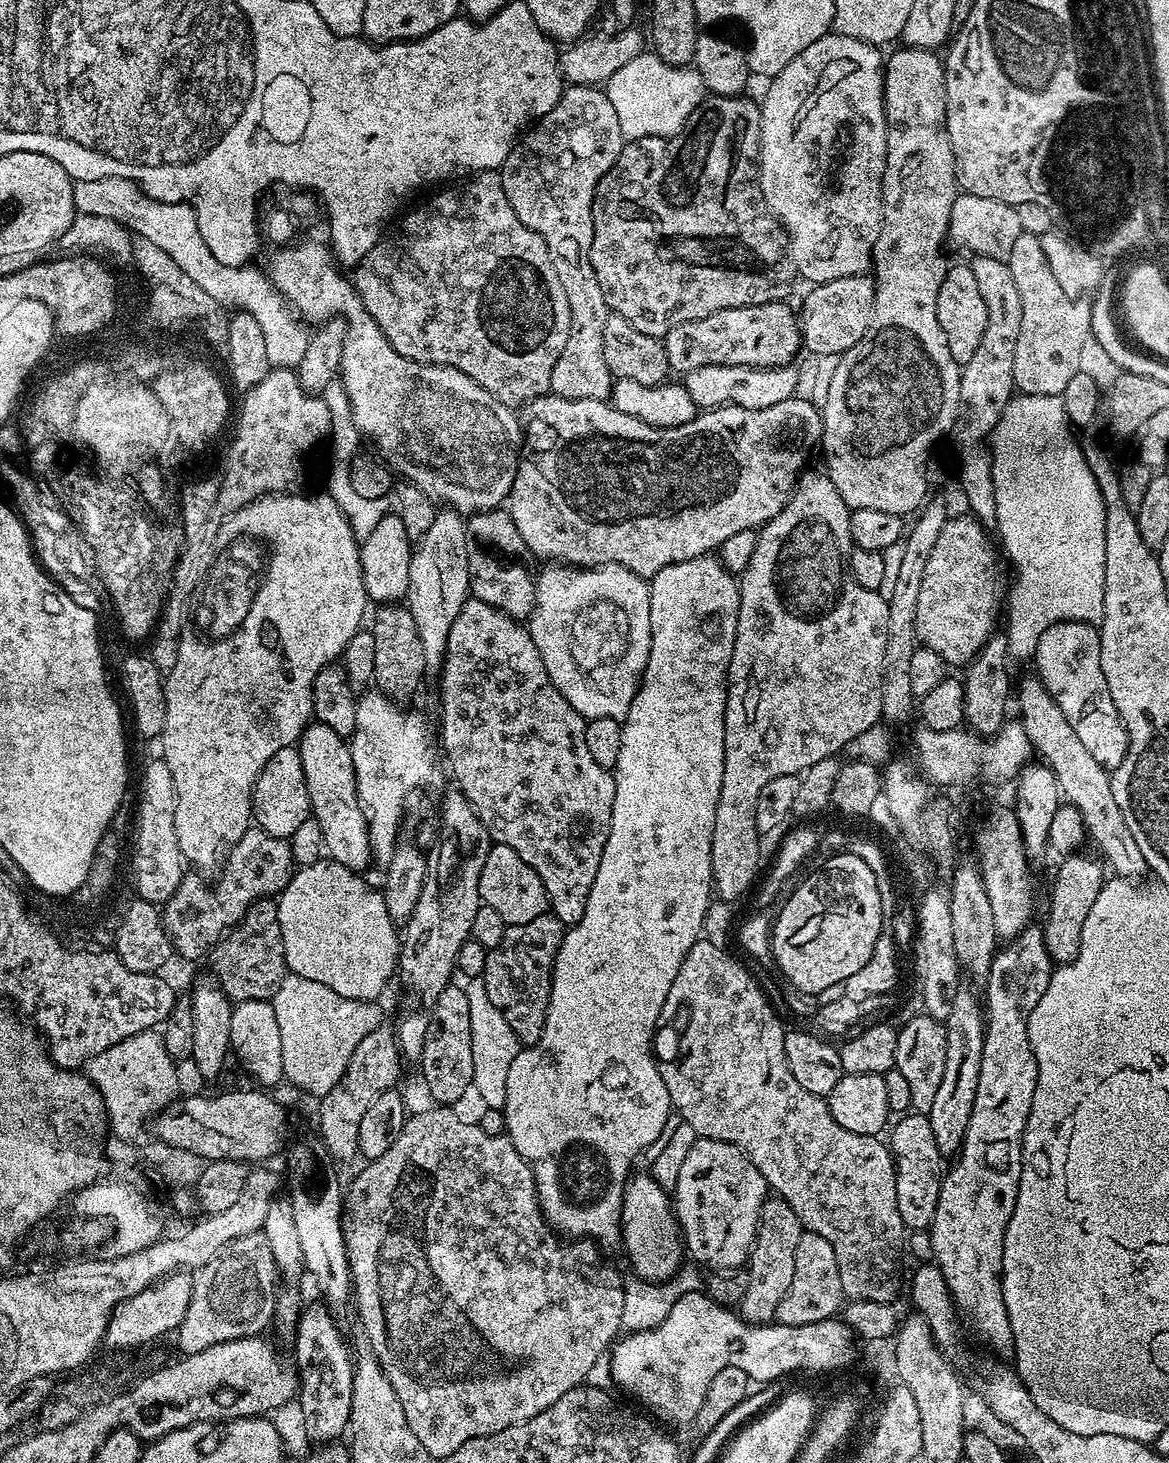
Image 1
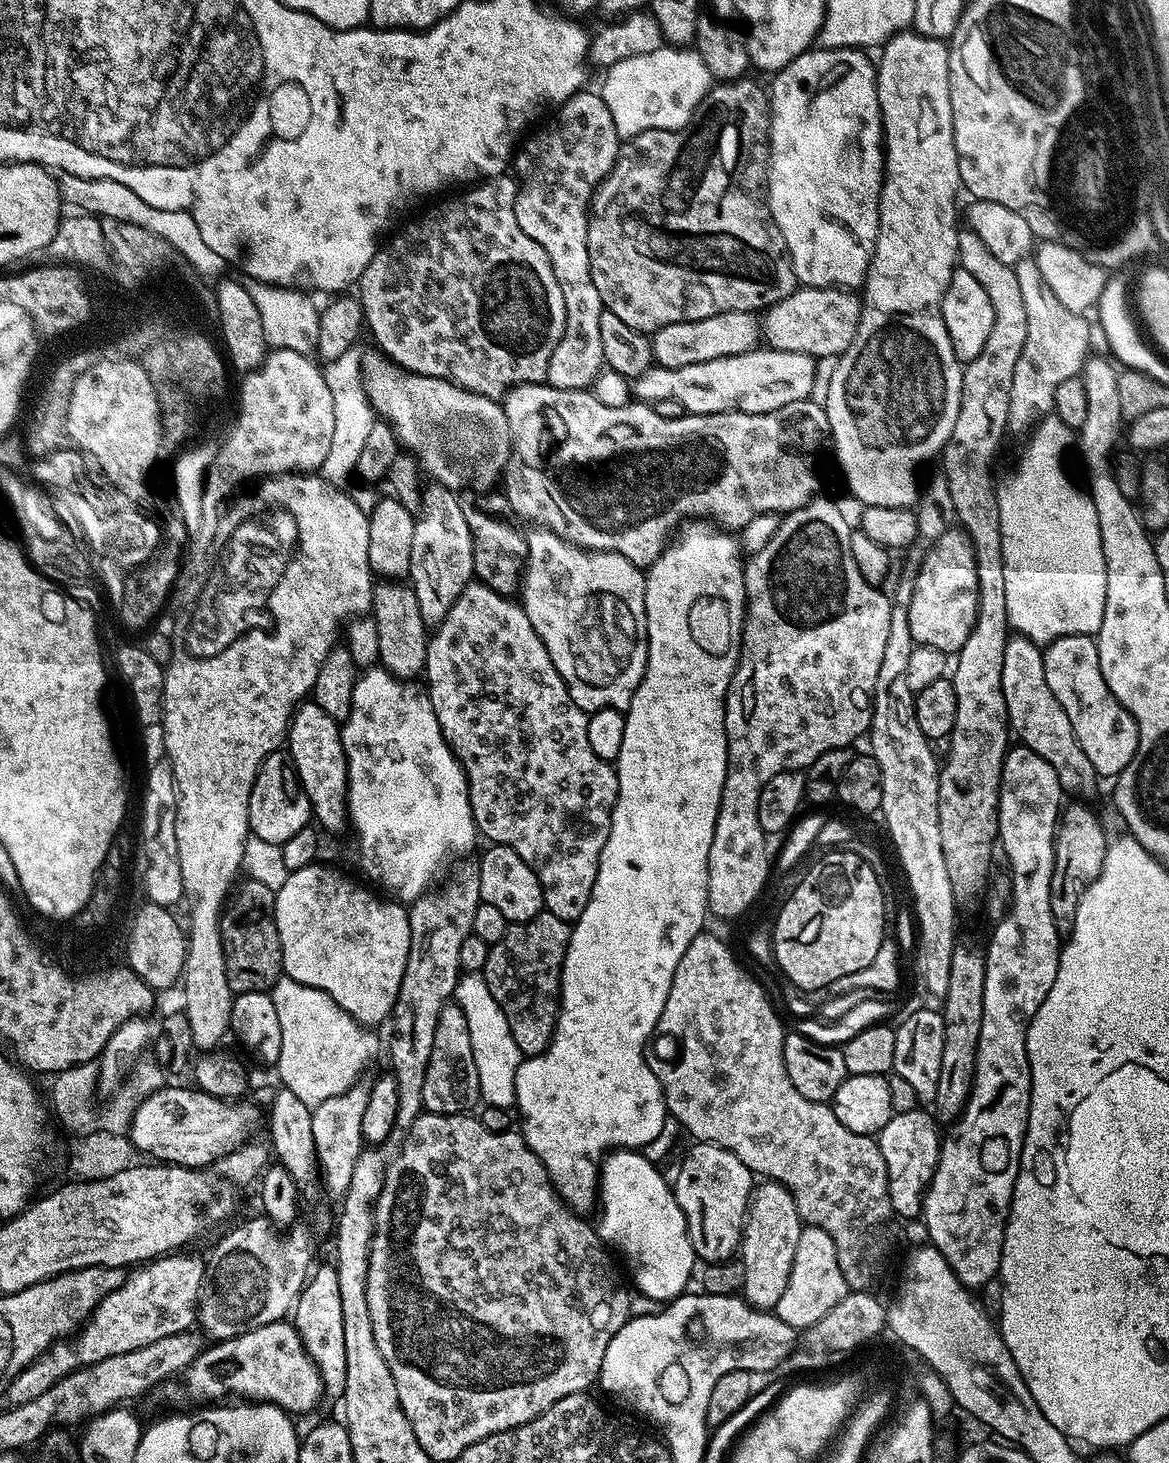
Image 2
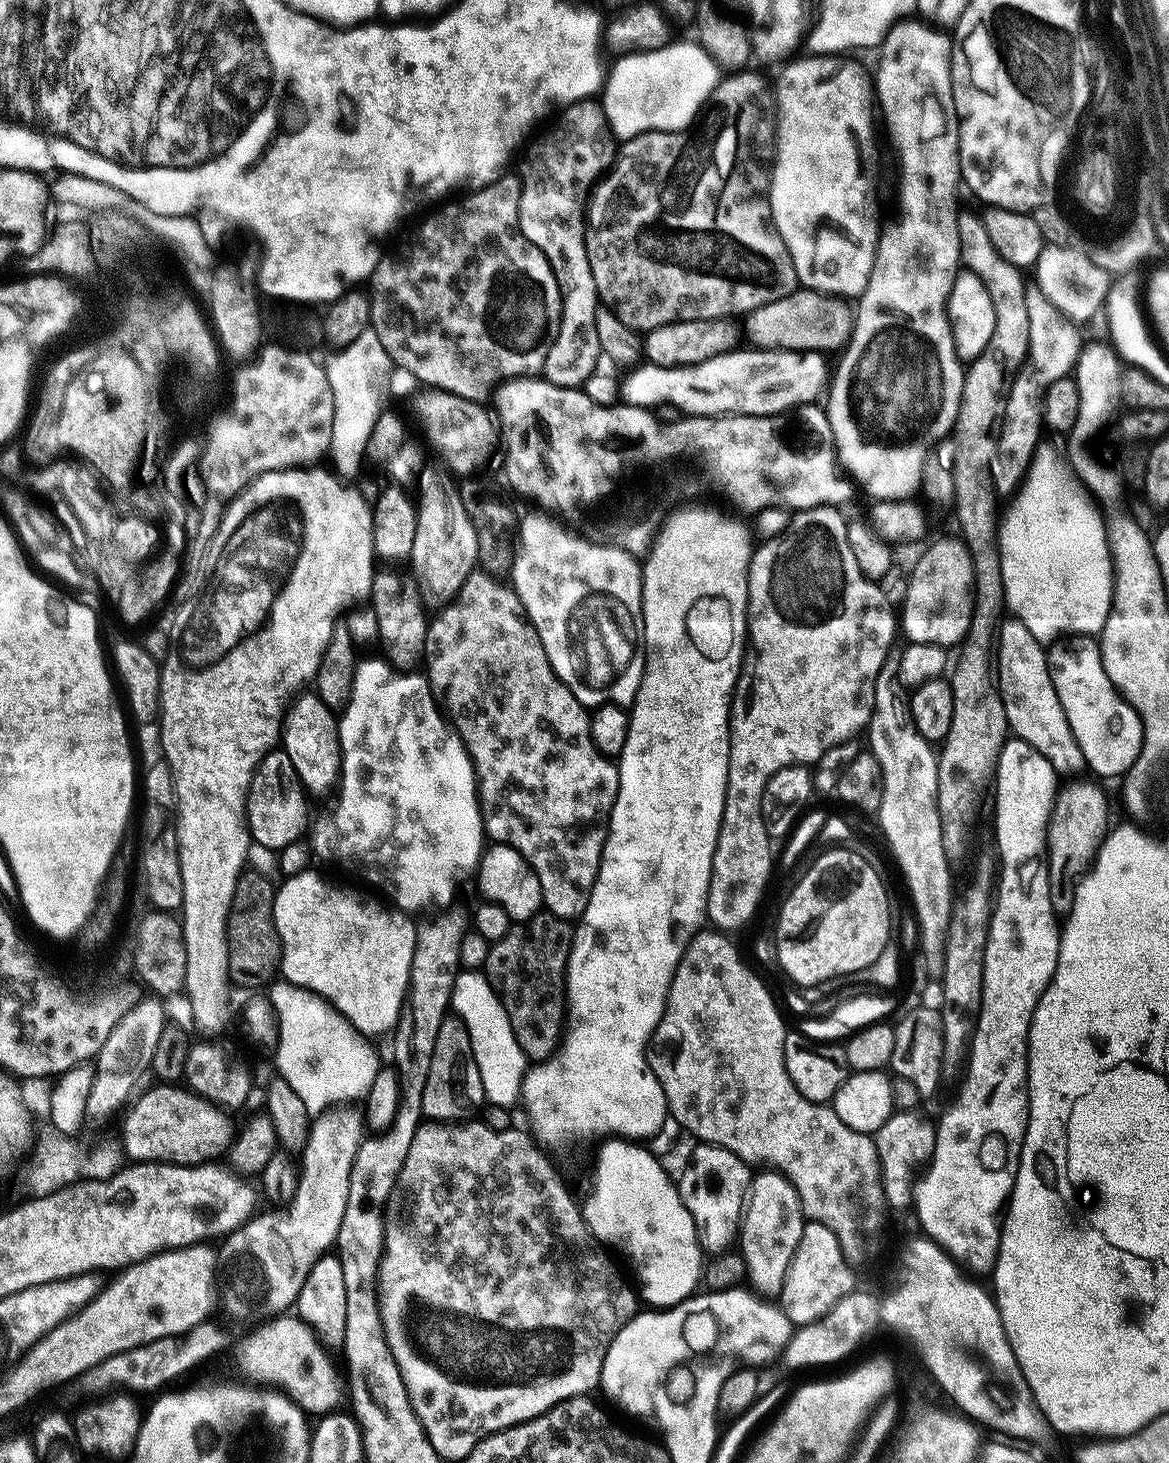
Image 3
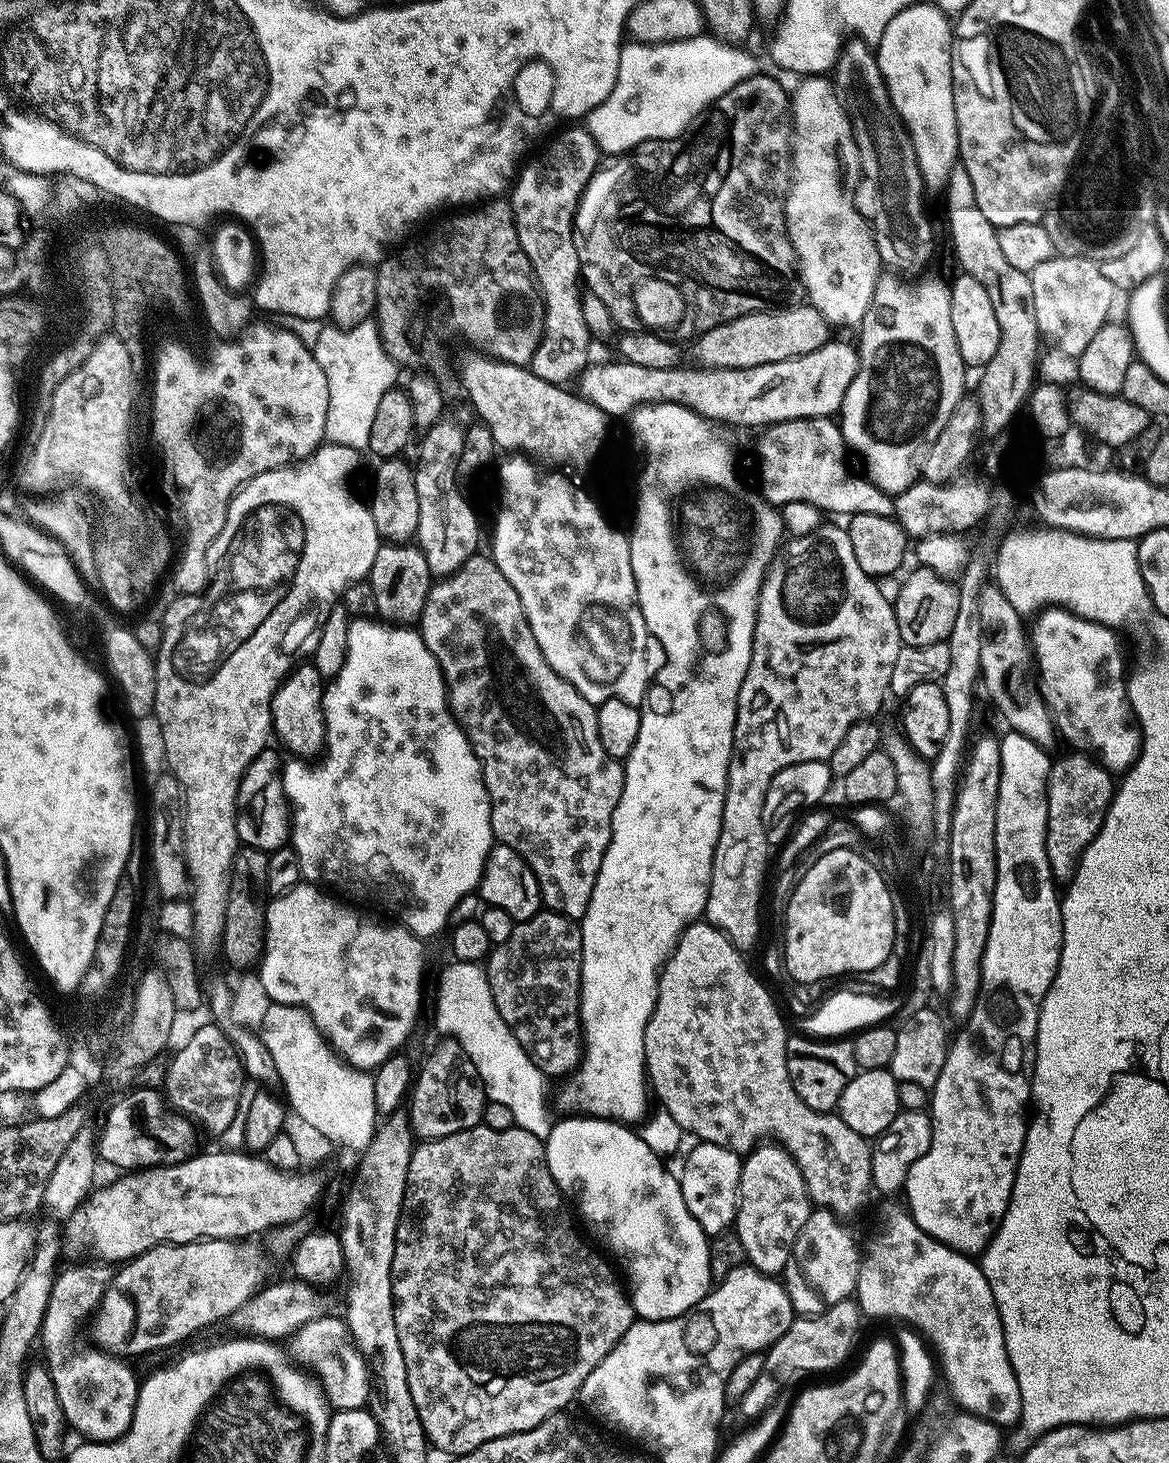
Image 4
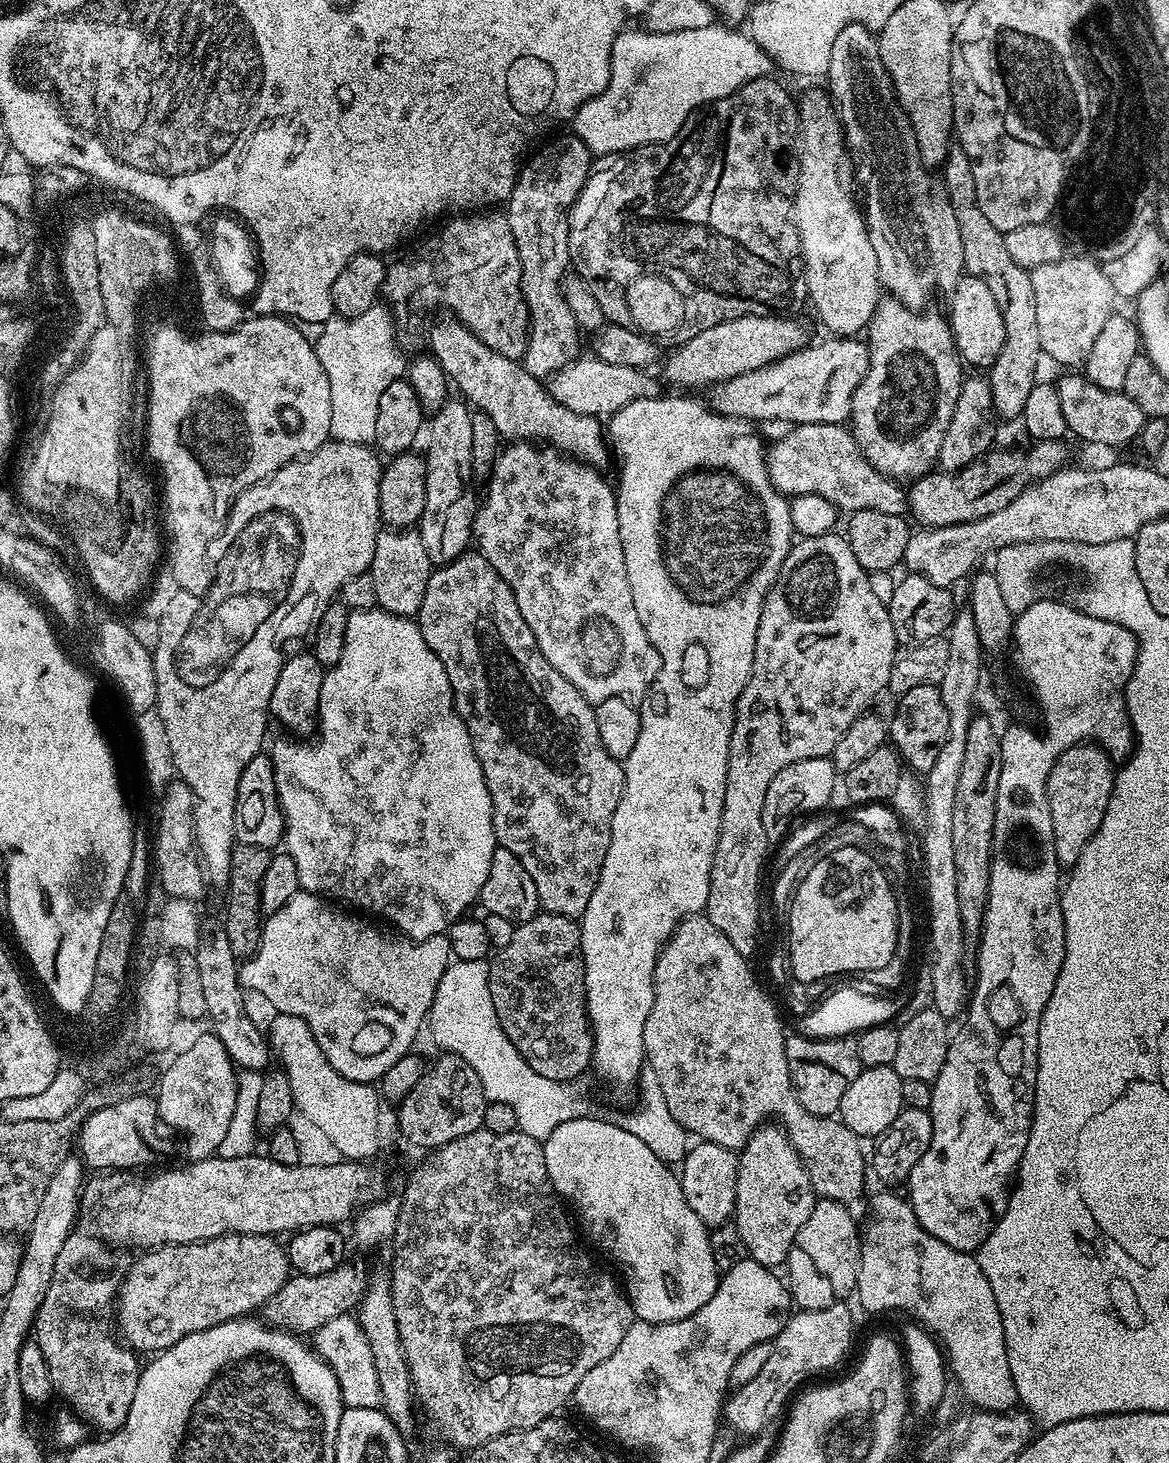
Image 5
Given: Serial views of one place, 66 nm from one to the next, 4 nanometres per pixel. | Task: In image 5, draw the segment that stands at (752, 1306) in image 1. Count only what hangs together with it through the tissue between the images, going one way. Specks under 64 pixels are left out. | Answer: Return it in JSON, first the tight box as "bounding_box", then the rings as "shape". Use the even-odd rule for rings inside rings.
{"bounding_box":[734,1122,817,1269],"shape":[[[765,1122],[757,1128],[738,1156],[738,1186],[736,1187],[736,1210],[734,1223],[738,1234],[742,1234],[742,1242],[746,1242],[746,1250],[751,1259],[757,1260],[764,1268],[779,1269],[787,1261],[790,1246],[806,1218],[810,1218],[810,1210],[814,1210],[817,1195],[810,1182],[810,1174],[803,1160],[794,1150],[788,1133],[776,1122]]]}

